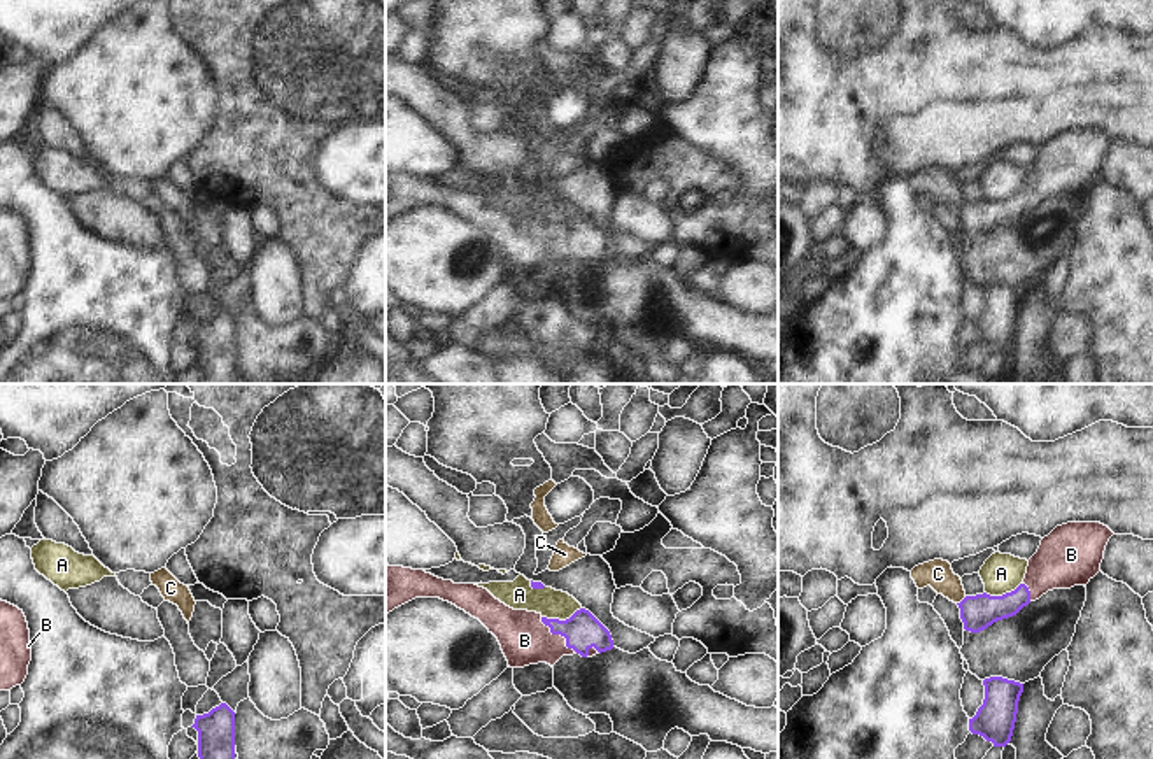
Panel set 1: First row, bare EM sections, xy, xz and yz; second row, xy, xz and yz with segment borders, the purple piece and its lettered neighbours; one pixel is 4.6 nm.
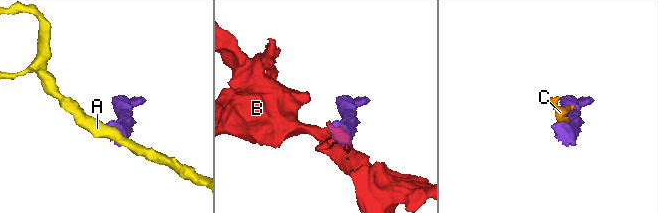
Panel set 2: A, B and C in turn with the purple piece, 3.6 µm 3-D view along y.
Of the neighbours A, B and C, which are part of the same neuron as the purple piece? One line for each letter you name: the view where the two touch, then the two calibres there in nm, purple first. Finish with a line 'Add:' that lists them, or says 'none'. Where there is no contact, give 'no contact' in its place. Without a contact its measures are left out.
B: contact in xz; calibres 170 and 220 nm
Add: B

